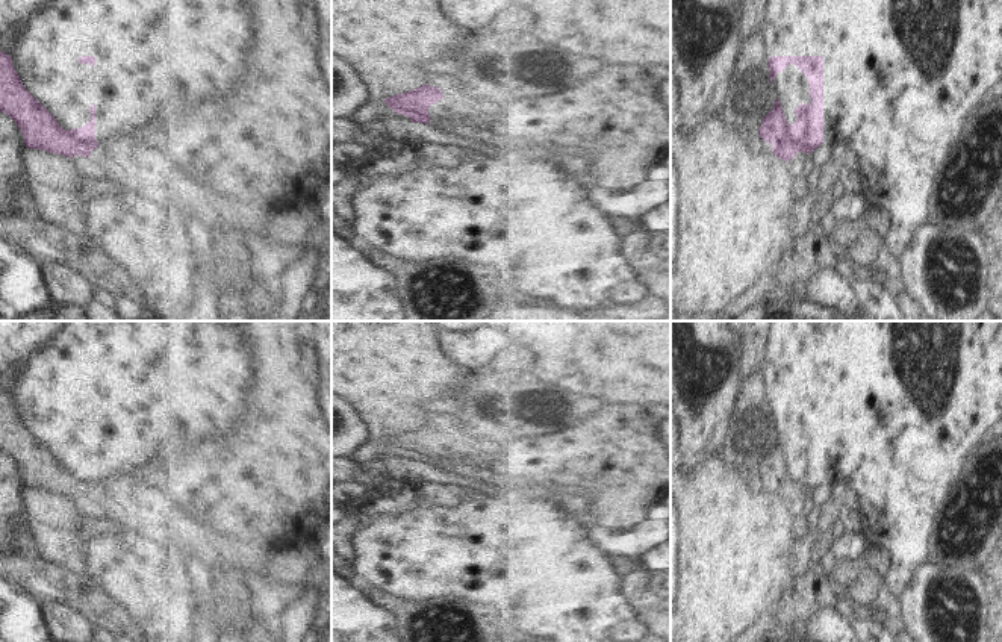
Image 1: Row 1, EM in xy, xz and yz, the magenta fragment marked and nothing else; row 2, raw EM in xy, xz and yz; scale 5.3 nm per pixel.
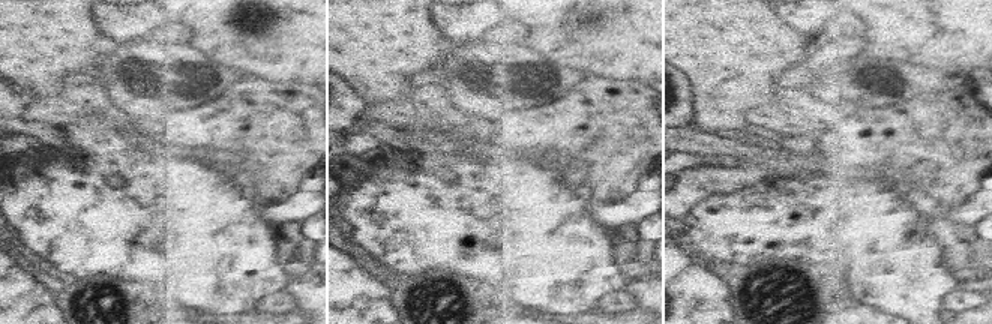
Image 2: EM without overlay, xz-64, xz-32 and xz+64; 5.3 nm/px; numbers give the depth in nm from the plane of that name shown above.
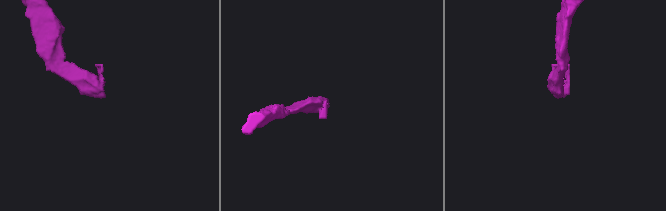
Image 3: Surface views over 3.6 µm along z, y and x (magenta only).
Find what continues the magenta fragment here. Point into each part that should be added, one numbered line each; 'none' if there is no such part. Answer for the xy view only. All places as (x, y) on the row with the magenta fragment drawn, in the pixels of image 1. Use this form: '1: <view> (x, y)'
1: xy (129, 167)

